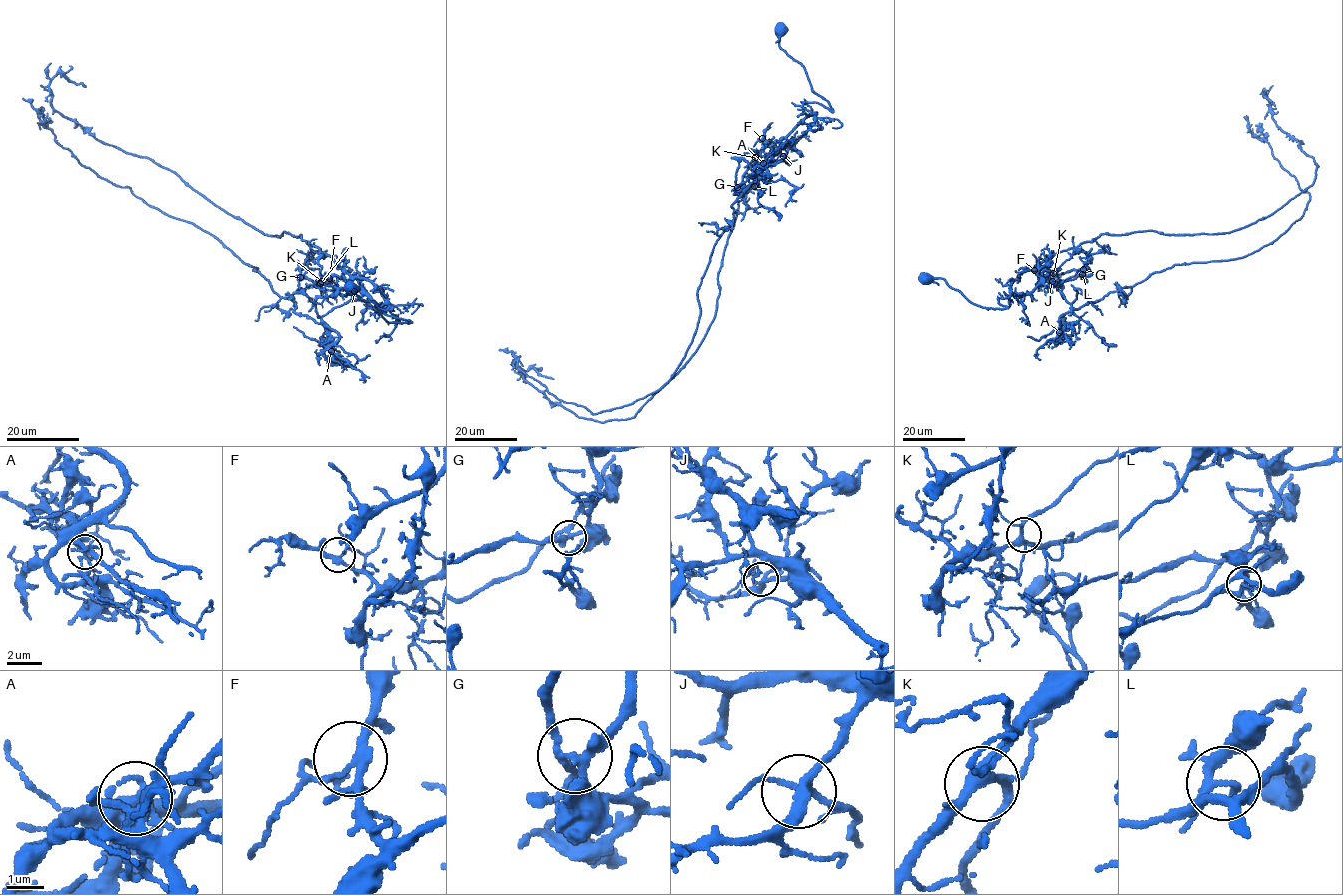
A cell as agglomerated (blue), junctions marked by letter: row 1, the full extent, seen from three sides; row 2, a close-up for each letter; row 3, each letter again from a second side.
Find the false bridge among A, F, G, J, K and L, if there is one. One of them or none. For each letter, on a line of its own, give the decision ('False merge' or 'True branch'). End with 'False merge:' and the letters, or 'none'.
A: True branch
F: True branch
G: False merge
J: True branch
K: True branch
L: True branch
False merge: G

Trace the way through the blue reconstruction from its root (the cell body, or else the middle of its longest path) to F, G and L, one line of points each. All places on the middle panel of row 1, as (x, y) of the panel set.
F: (781, 29), (779, 46), (832, 111), (805, 101), (814, 122), (798, 139), (774, 146), (762, 138)
G: (781, 29), (779, 46), (832, 111), (805, 101), (814, 122), (788, 146), (769, 143), (738, 187)
L: (781, 29), (779, 46), (804, 67), (811, 89), (832, 111), (805, 101), (814, 122), (759, 174), (754, 186)

